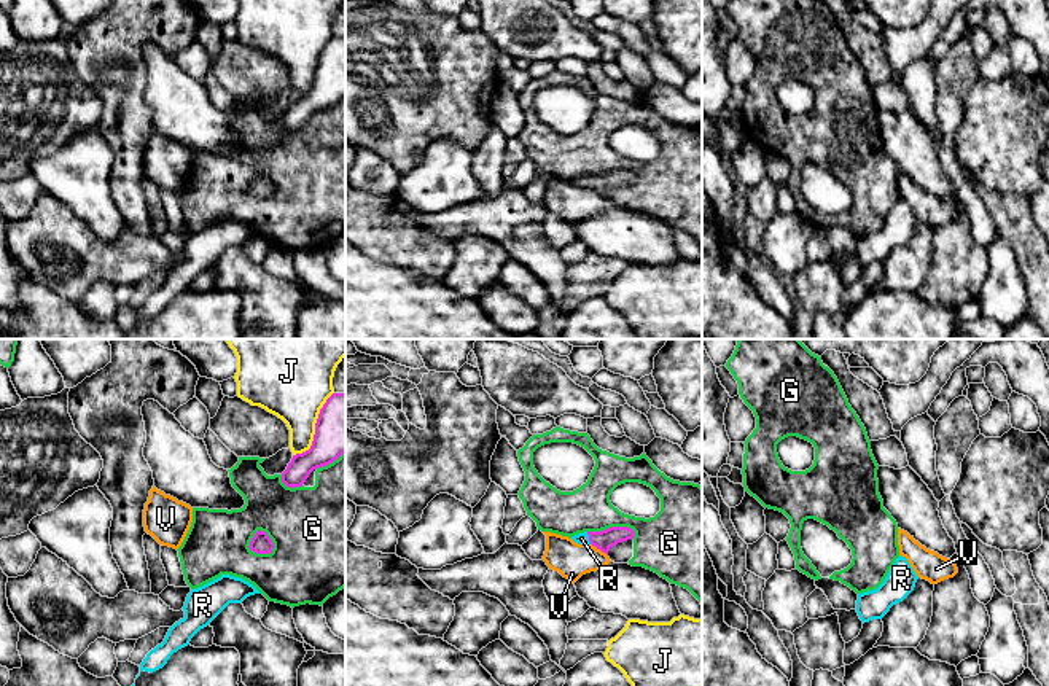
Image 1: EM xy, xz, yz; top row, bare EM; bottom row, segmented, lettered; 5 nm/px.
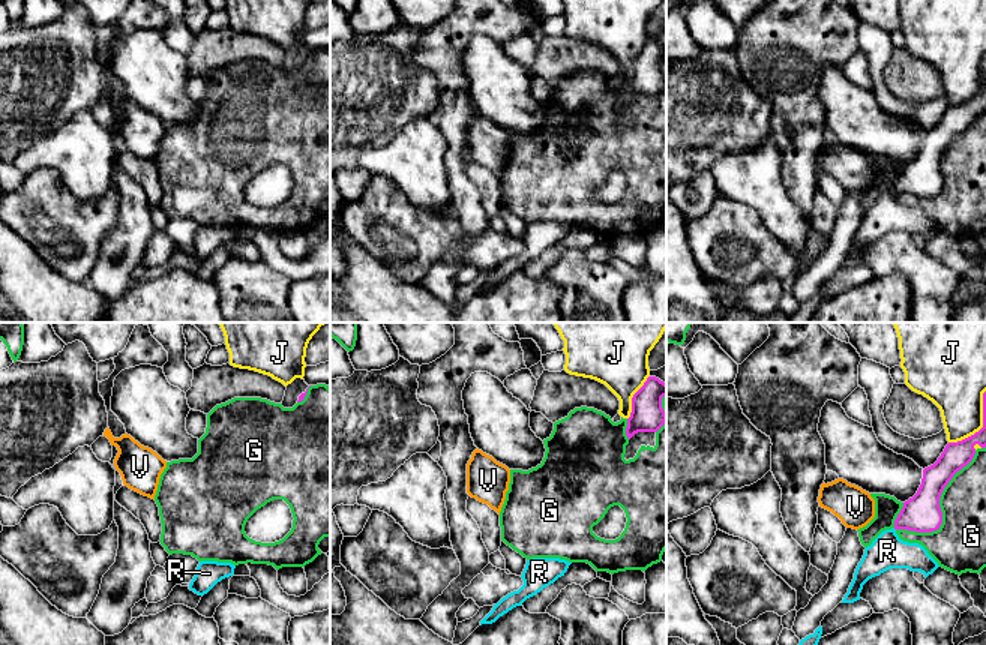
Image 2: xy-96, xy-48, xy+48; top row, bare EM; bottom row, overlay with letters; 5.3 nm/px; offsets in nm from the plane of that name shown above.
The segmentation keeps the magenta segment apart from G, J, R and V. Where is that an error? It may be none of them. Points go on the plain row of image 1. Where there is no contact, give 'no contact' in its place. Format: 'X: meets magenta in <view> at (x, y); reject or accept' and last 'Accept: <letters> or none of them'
G: meets magenta in xy at (271, 183); reject
J: meets magenta in xy at (315, 72); reject
R: meets magenta in xz at (589, 182); accept
V: meets magenta in xz at (599, 191); reject
Accept: R

